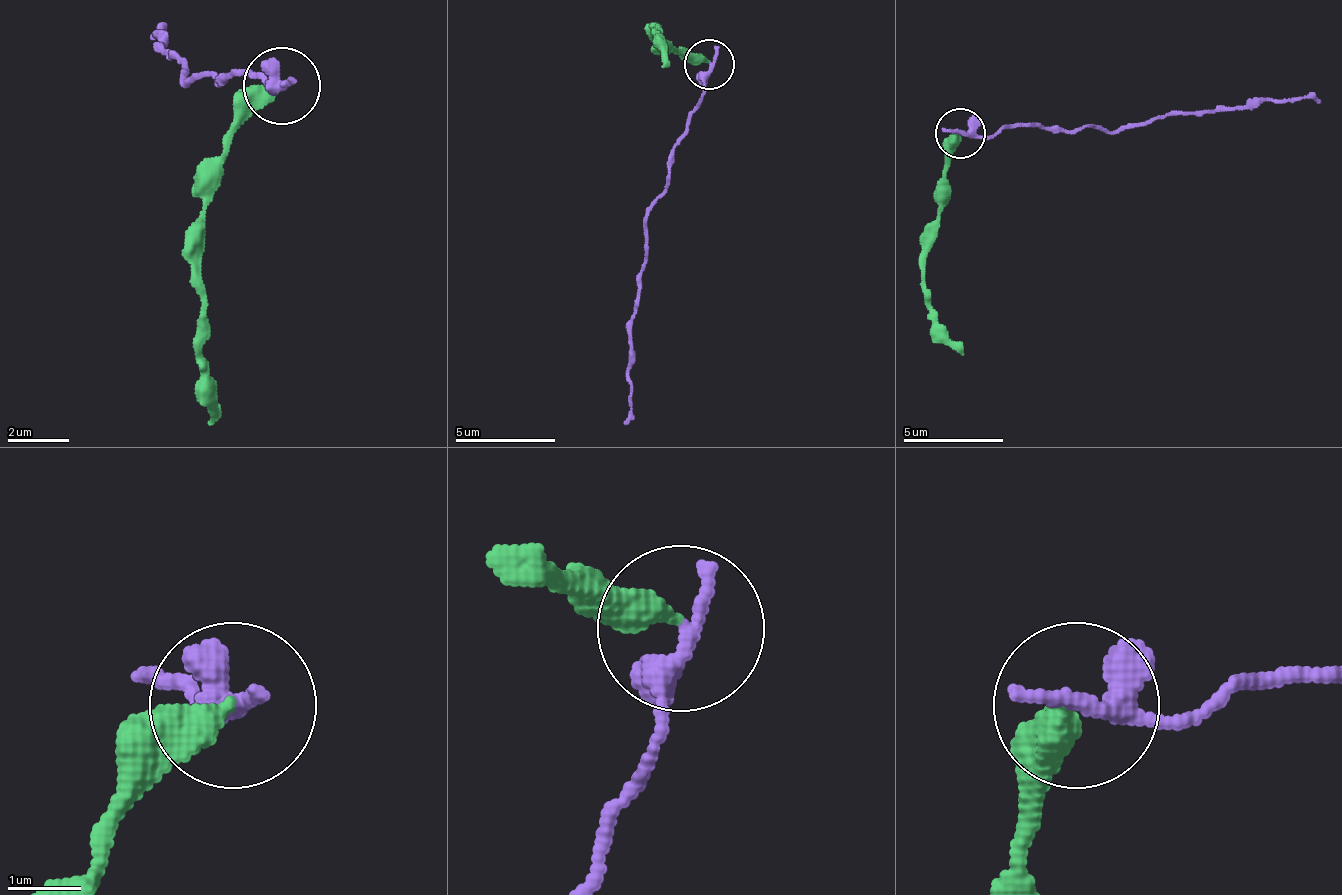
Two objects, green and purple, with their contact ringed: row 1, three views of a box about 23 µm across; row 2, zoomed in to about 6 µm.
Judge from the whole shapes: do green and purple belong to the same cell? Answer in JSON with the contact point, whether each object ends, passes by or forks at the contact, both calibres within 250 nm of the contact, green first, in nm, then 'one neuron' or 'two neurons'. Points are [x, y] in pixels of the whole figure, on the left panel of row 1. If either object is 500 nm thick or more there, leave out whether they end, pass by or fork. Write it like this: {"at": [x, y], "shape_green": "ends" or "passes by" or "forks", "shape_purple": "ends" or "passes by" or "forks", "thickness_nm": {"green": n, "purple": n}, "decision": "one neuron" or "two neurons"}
{"at": [281, 85], "shape_green": "ends", "shape_purple": "passes by", "thickness_nm": {"green": 400, "purple": 280}, "decision": "two neurons"}

